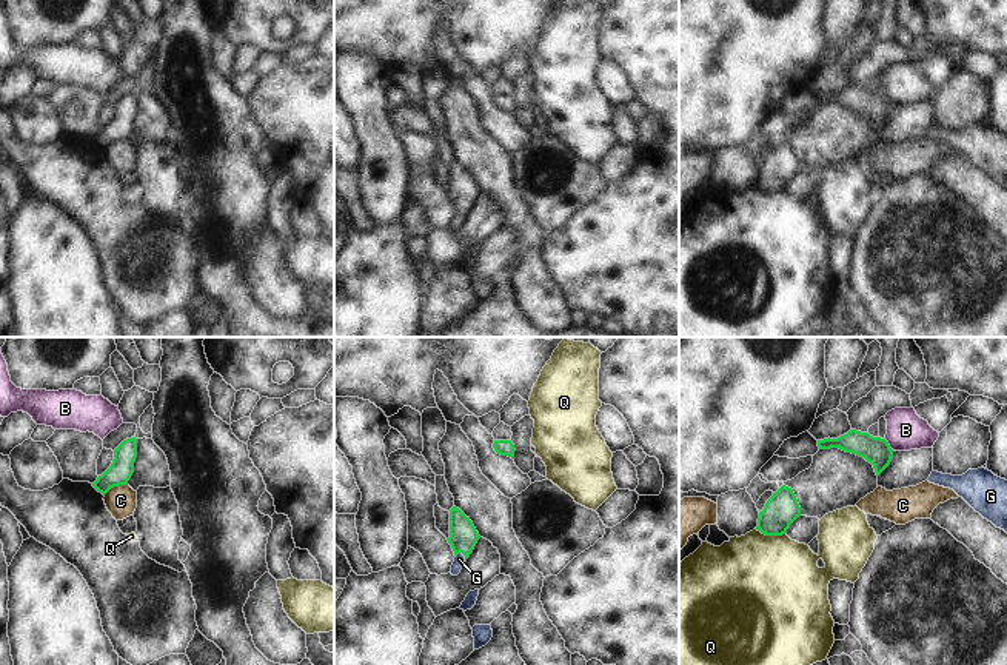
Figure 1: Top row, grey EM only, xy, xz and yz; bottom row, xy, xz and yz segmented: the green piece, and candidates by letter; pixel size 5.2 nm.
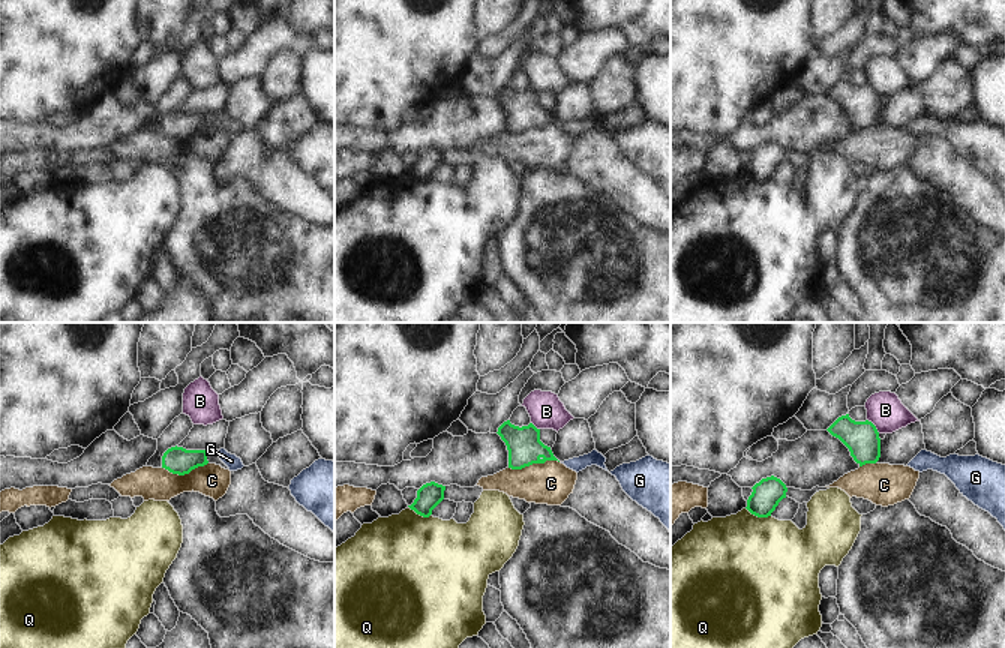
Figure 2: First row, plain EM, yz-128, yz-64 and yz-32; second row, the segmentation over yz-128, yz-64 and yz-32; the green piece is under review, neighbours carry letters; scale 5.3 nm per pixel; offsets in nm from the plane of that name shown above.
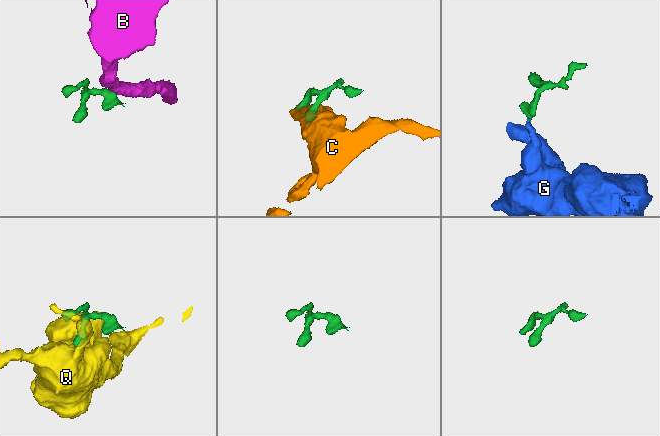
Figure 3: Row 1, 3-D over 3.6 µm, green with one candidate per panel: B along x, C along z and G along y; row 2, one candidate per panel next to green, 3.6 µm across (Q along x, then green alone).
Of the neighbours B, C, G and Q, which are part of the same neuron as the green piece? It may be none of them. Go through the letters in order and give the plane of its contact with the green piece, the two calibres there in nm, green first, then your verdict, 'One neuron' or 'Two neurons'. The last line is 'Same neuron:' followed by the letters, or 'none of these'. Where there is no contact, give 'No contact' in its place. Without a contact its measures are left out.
B: Touches green in yz. Thickness 140 nm (green) against 200 nm. Two neurons
C: Touches green in xy. Thickness 120 nm (green) against 160 nm. Two neurons
G: Touches green in xz. Thickness 140 nm (green) against 60 nm. One neuron
Q: Touches green in yz. Thickness 180 nm (green) against 500 nm. Two neurons
Same neuron: G

